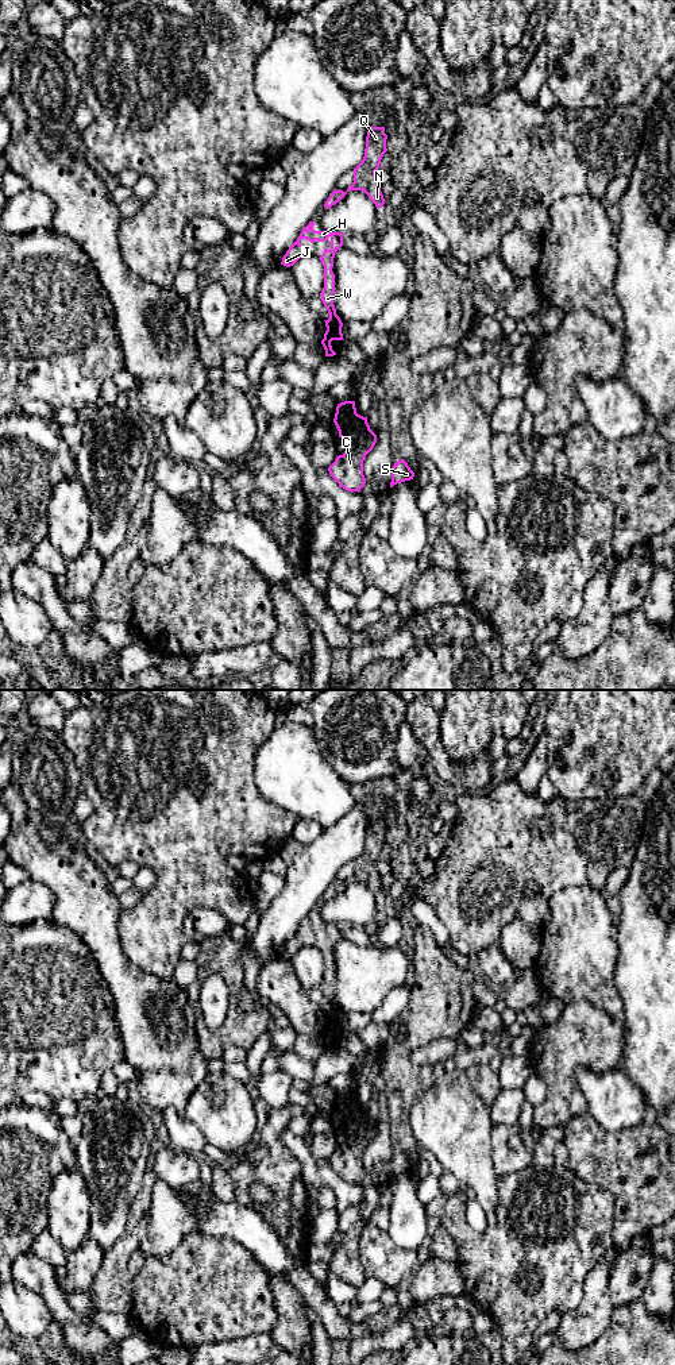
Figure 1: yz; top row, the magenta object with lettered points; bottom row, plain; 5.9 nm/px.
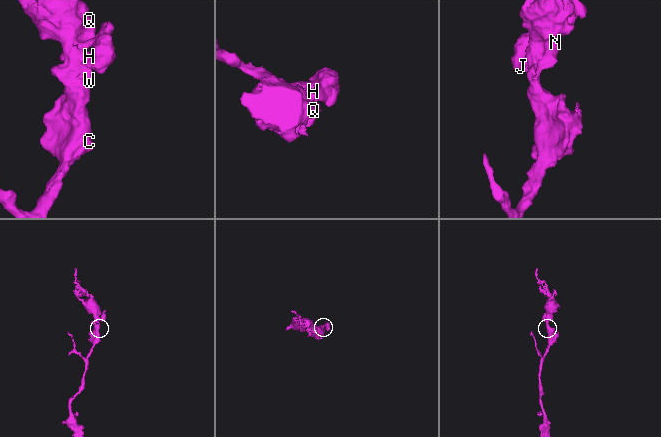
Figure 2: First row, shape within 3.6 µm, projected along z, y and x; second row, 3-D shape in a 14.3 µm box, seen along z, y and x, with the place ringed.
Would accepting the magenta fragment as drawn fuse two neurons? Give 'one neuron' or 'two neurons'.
one neuron

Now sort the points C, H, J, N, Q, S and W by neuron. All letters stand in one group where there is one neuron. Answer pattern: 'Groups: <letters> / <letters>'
Groups: C H J N Q S W

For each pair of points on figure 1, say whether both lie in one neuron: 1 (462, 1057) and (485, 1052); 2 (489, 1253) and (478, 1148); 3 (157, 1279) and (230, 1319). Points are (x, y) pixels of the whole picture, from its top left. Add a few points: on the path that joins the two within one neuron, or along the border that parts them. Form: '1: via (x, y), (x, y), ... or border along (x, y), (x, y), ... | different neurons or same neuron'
1: via (467, 1056), (479, 1055) | same neuron
2: border along (498, 1180), (498, 1206), (494, 1211) | different neurons
3: via (174, 1291), (201, 1291), (212, 1302) | same neuron

